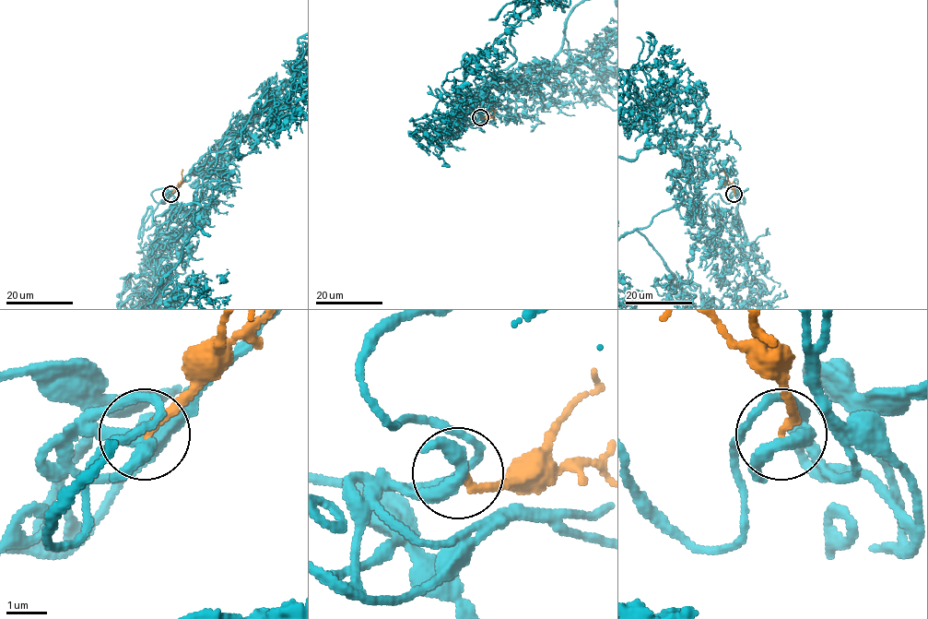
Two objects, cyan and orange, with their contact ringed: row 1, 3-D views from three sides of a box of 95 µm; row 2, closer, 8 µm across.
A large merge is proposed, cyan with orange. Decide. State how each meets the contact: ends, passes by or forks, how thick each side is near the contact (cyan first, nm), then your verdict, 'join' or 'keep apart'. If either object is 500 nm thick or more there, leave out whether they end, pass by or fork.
cyan passes by; orange ends there; 360 nm thick on the cyan side, 190 nm on the other; keep apart

